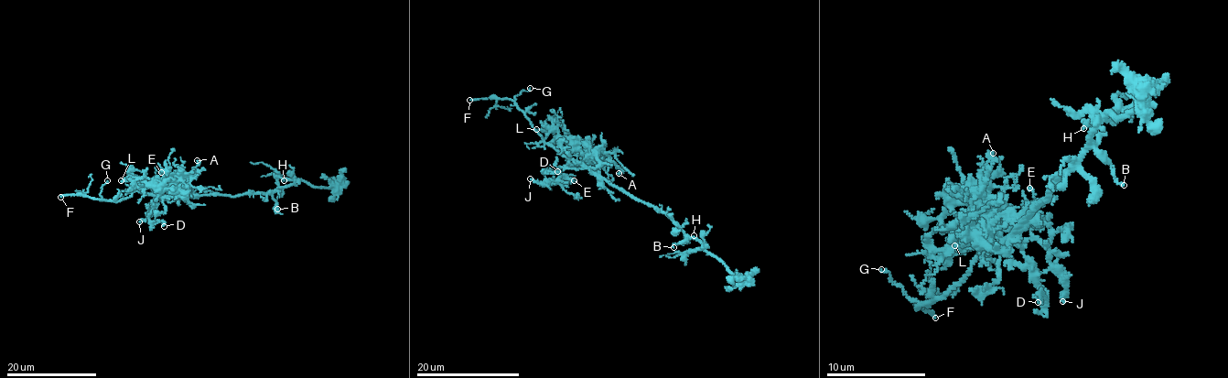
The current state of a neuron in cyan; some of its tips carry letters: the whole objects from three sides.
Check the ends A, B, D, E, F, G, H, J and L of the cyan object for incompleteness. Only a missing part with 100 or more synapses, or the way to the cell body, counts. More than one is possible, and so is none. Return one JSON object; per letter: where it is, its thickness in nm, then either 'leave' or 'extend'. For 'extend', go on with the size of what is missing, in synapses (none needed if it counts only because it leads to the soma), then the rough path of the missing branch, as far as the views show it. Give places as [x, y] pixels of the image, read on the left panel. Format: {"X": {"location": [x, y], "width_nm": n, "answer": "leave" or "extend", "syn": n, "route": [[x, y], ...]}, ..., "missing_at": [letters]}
{"A": {"location": [197, 160], "width_nm": 180, "answer": "leave"}, "B": {"location": [277, 209], "width_nm": 190, "answer": "leave"}, "D": {"location": [164, 226], "width_nm": 240, "answer": "leave"}, "E": {"location": [161, 172], "width_nm": 160, "answer": "leave"}, "F": {"location": [60, 197], "width_nm": 240, "answer": "extend", "route": [[60, 197], [47, 194], [26, 197], [4, 208]]}, "G": {"location": [107, 180], "width_nm": 200, "answer": "leave"}, "H": {"location": [284, 180], "width_nm": 190, "answer": "leave"}, "J": {"location": [139, 221], "width_nm": 180, "answer": "leave"}, "L": {"location": [121, 180], "width_nm": 280, "answer": "leave"}, "missing_at": ["F"]}

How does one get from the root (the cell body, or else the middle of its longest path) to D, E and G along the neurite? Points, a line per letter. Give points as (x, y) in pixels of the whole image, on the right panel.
D: (1031, 213), (1020, 232), (1010, 236), (1023, 249), (1030, 279), (1045, 293), (1039, 293), (1038, 302)
E: (1031, 213), (1020, 232), (1010, 236), (1019, 246), (1031, 235), (1035, 217), (1033, 192), (1029, 188)
G: (1031, 213), (999, 252), (978, 254), (958, 285), (941, 296), (913, 301), (881, 269)

